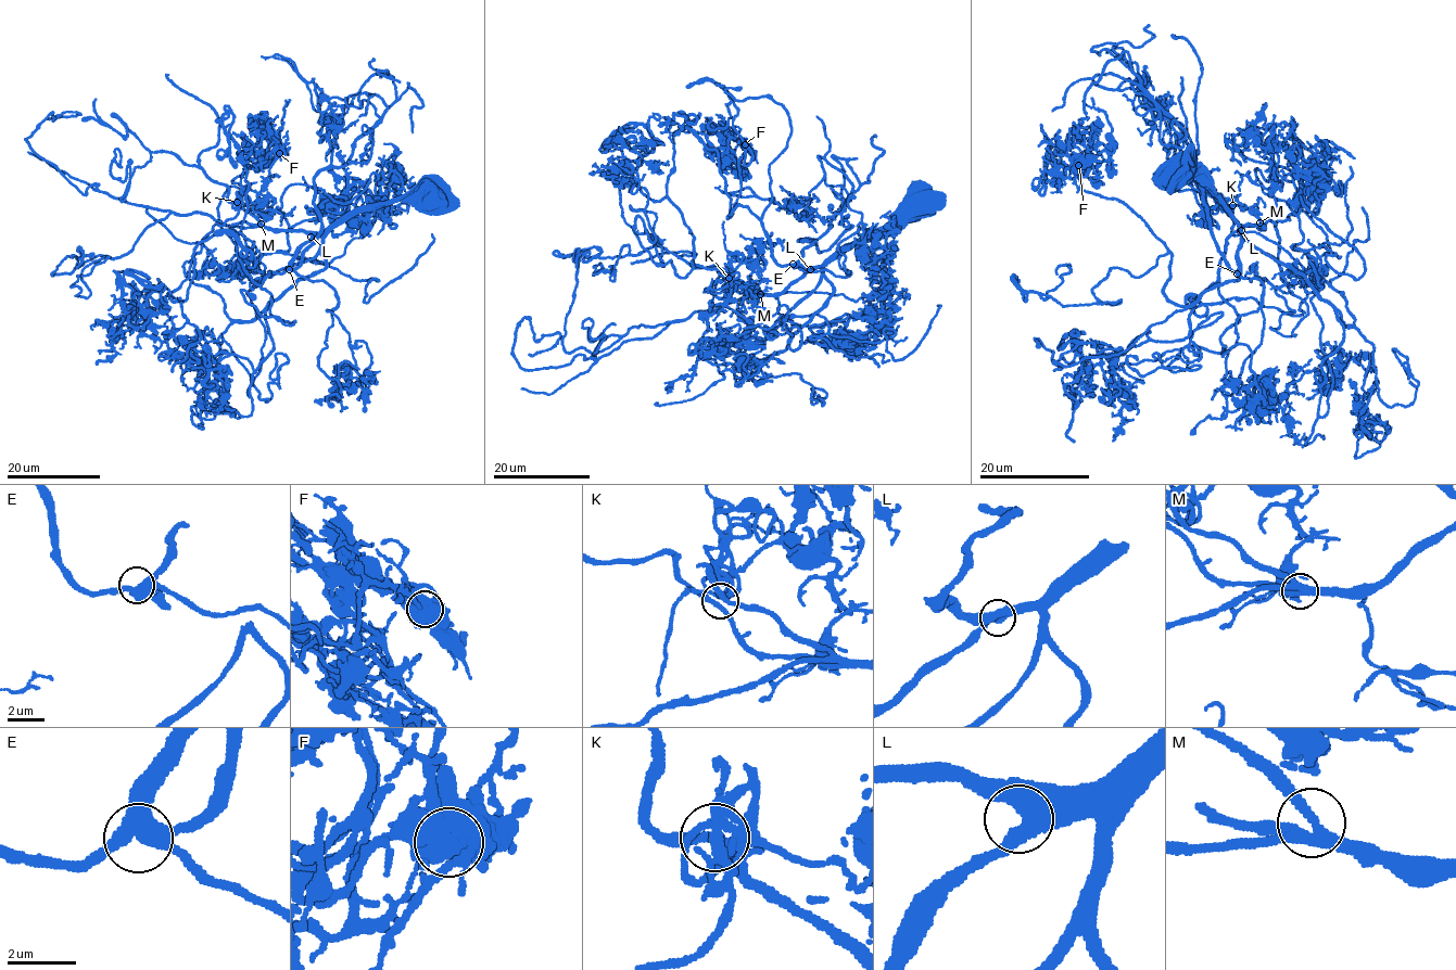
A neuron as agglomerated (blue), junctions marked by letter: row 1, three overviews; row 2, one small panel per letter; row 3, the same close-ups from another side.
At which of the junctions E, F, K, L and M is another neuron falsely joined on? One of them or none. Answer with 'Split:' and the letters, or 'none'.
Split: none

